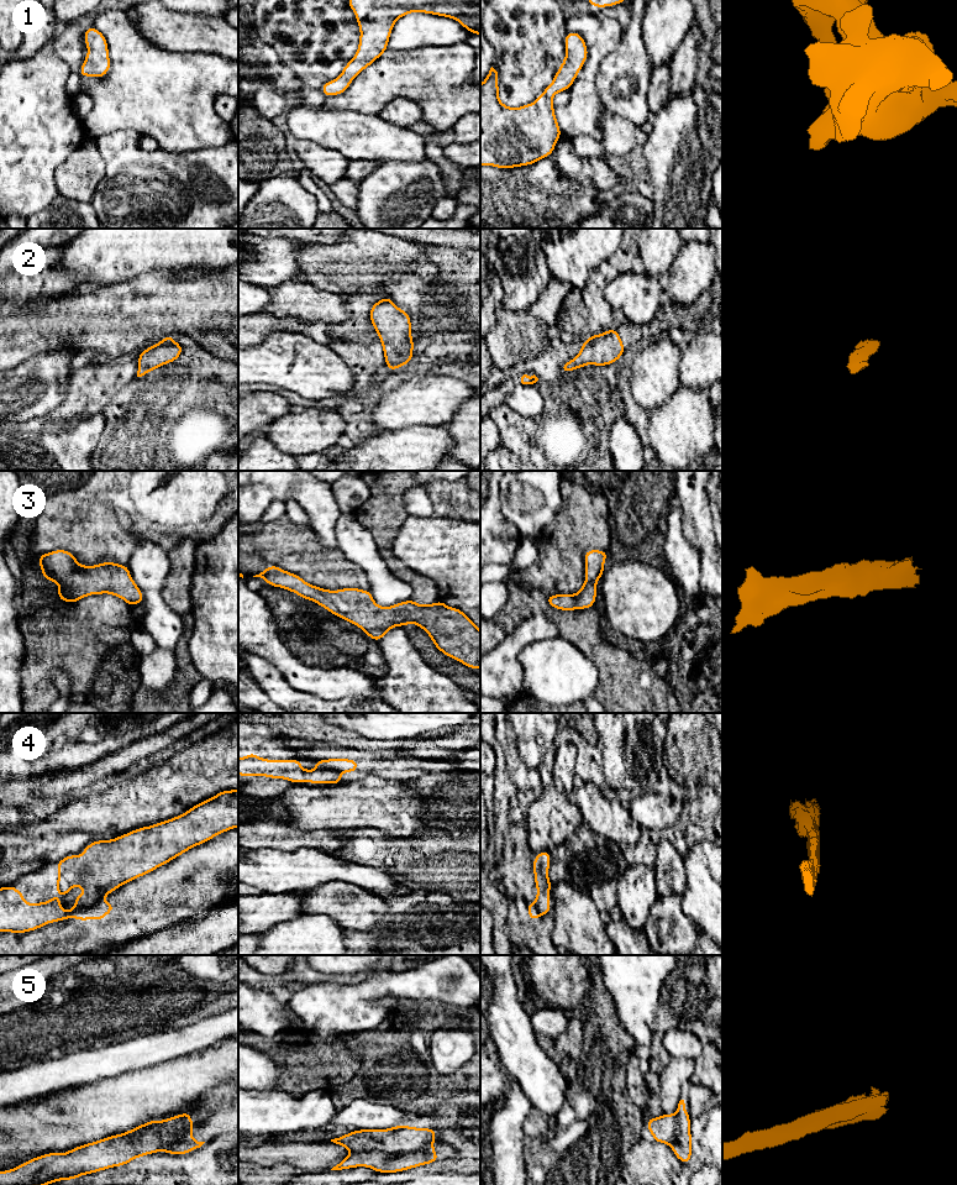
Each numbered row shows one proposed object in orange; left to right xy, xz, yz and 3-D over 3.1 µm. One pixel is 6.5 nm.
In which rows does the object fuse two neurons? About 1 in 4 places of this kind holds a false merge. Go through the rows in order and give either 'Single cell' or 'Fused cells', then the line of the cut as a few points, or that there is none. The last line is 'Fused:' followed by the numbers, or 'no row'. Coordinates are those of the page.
1: Single cell. No split
2: Single cell. No split
3: Single cell. No split
4: Fused cells. Split along xy (103, 897), (90, 905), (74, 907)
5: Fused cells. Split along xz (432, 1143), (408, 1152), (361, 1151), (352, 1153)
Fused: 4, 5

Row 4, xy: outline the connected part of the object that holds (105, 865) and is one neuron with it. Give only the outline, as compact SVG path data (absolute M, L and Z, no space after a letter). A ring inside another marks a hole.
M238 788L221 791L168 820L133 829L115 839L93 841L81 851L80 856L65 856L57 862L56 892L70 896L72 887L83 887L85 893L75 896L74 907L91 906L120 886L154 871L191 848L233 828L238 828Z

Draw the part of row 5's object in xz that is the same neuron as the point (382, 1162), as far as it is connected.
M433 1144L425 1147L417 1152L394 1153L388 1152L356 1152L343 1158L331 1170L352 1169L357 1166L366 1166L377 1173L399 1173L416 1166L426 1165L438 1162L437 1153Z

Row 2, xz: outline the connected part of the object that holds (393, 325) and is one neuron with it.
M388 295L372 305L369 319L382 341L388 371L399 369L410 362L415 340L411 339L409 314Z

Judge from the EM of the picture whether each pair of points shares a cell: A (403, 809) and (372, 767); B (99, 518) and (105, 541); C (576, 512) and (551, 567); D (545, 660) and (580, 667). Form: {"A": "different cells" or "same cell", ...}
{"A": "different cells", "B": "same cell", "C": "same cell", "D": "same cell"}

